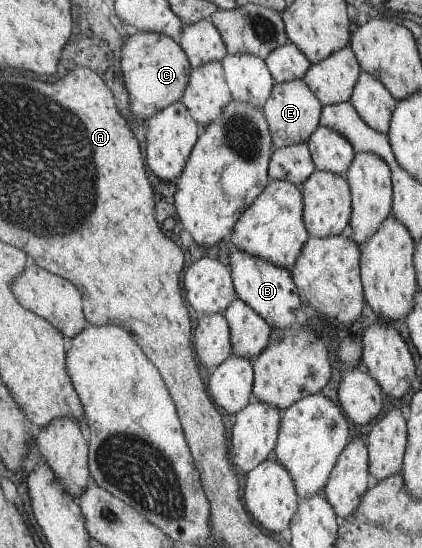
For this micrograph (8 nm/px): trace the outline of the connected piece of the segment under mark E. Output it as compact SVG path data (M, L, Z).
M291 80L291 82L274 83L273 92L266 100L262 108L274 138L274 147L289 146L297 142L309 140L318 130L322 121L322 102L311 88L303 80Z

